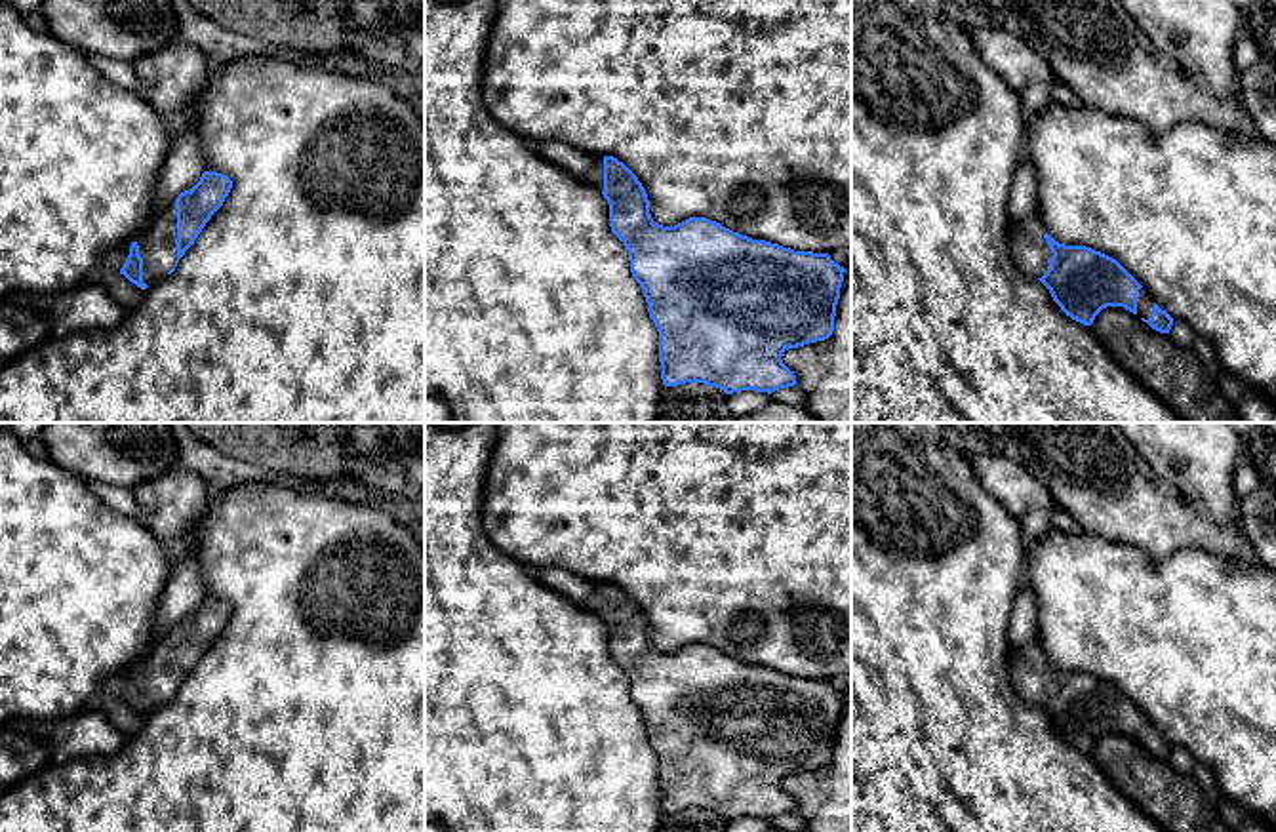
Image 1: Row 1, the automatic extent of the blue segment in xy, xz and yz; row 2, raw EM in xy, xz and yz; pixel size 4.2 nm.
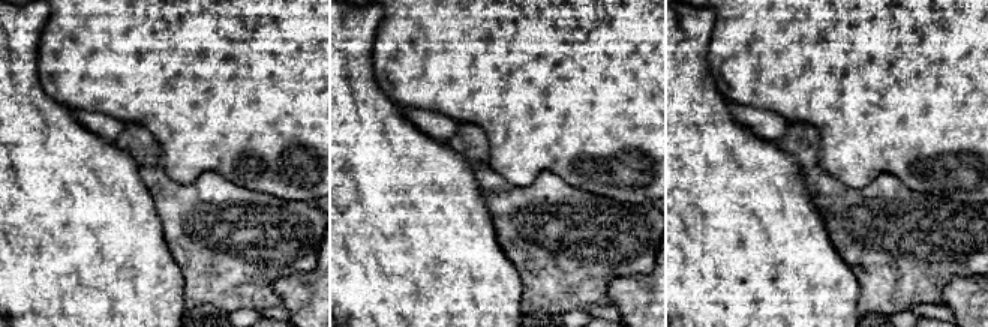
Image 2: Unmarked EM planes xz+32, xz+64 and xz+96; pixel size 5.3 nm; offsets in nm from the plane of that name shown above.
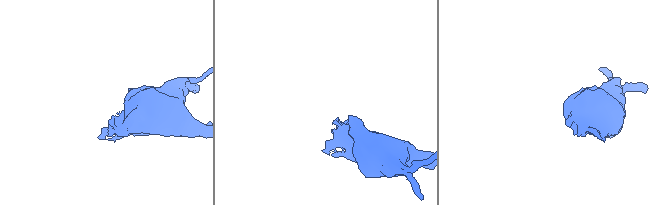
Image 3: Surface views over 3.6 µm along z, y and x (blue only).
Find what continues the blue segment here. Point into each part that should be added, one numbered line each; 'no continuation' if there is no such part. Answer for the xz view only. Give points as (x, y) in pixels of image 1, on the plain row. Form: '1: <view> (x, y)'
1: xz (595, 604)

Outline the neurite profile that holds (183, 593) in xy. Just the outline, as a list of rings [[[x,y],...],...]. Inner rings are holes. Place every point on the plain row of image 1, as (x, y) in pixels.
[[[187,545],[173,560],[173,569],[156,607],[156,624],[150,651],[168,636],[181,619],[190,617],[206,598],[200,562],[194,546]]]

